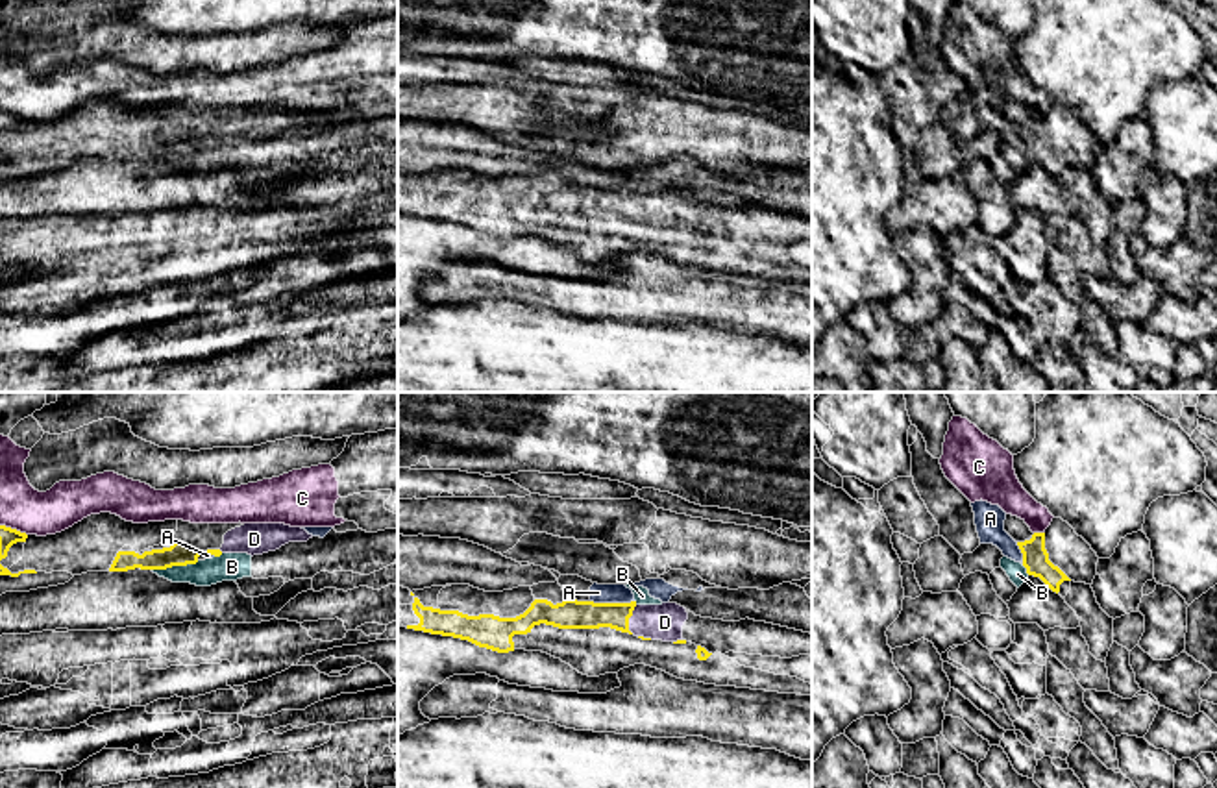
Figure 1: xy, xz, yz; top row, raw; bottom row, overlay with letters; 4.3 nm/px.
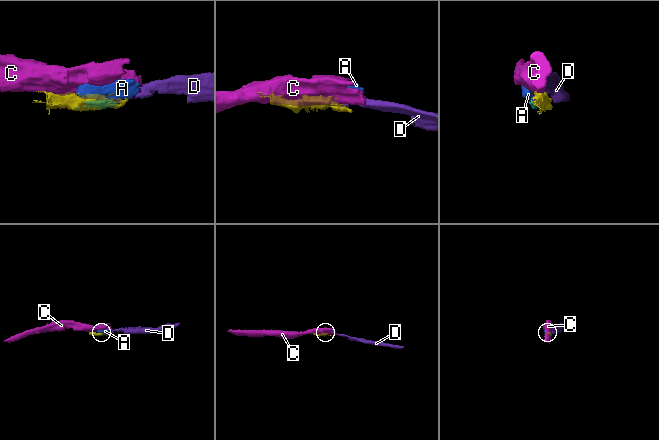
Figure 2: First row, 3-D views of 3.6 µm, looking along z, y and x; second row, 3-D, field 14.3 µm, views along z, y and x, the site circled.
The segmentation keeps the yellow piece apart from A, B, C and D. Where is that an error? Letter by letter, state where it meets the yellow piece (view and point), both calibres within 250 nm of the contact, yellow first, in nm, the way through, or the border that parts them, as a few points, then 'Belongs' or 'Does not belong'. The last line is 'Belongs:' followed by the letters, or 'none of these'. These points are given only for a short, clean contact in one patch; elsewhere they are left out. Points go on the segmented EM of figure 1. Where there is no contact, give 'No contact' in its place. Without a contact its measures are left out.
A: Touches yellow at xz (613, 603). Thickness 130 nm (yellow) against 80 nm. Boundary: xz (590, 600), (633, 602). Does not belong
B: Touches yellow at xy (174, 565). Thickness 110 nm (yellow) against 130 nm. Boundary: xy (198, 561), (152, 570). Does not belong
C: Touches yellow at xy (13, 529). Thickness 80 nm (yellow) against 200 nm. Does not belong
D: Touches yellow at xz (627, 620). Thickness 130 nm (yellow) against 160 nm. Path across: xz (570, 615), (616, 615), (627, 620), (664, 622). Belongs
Belongs: D

